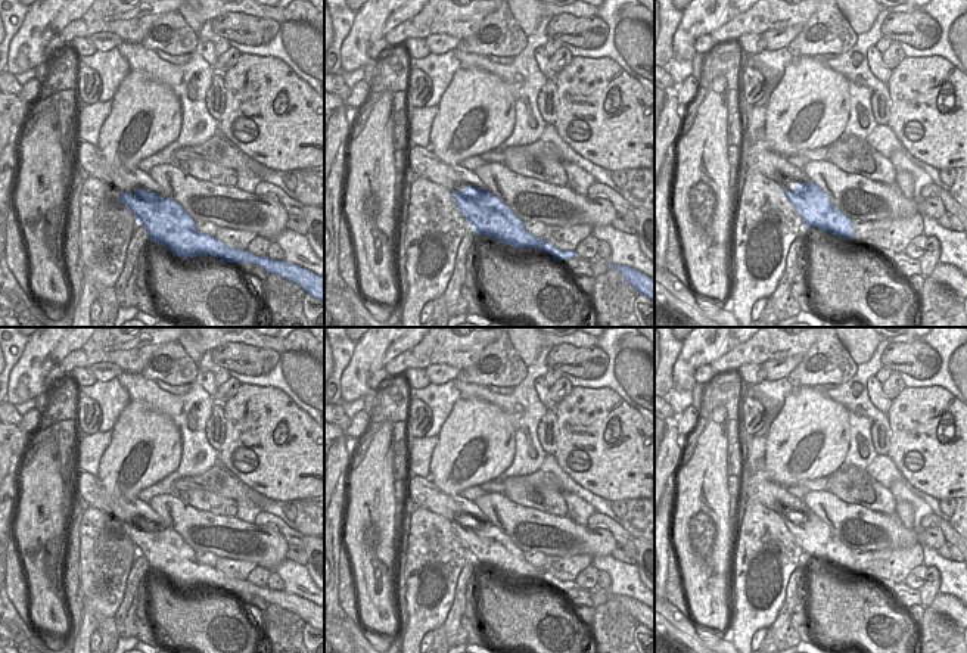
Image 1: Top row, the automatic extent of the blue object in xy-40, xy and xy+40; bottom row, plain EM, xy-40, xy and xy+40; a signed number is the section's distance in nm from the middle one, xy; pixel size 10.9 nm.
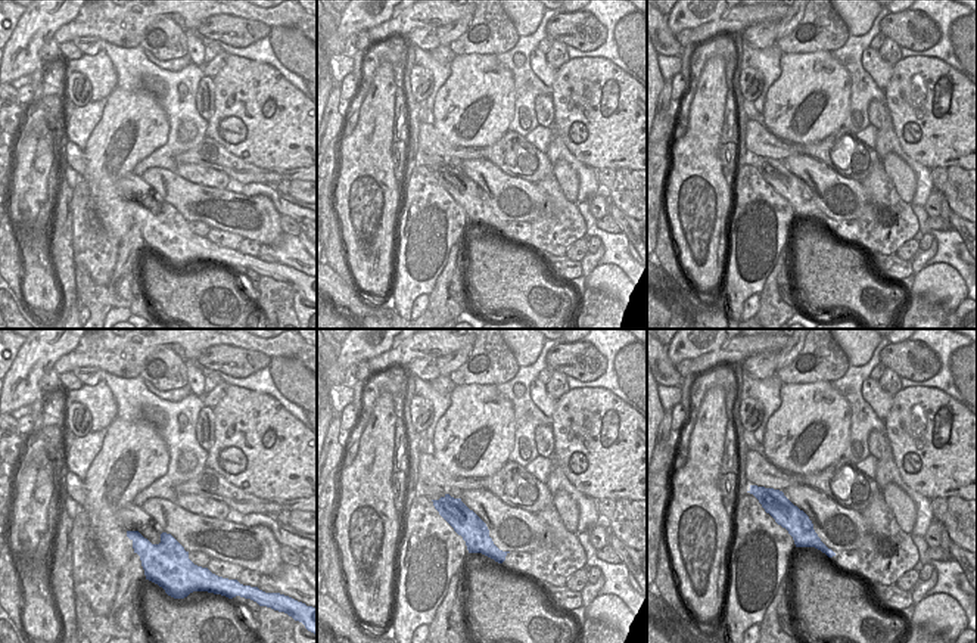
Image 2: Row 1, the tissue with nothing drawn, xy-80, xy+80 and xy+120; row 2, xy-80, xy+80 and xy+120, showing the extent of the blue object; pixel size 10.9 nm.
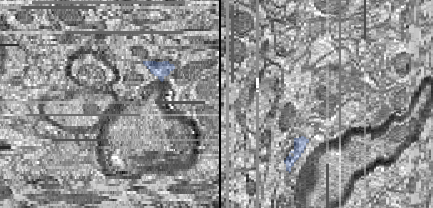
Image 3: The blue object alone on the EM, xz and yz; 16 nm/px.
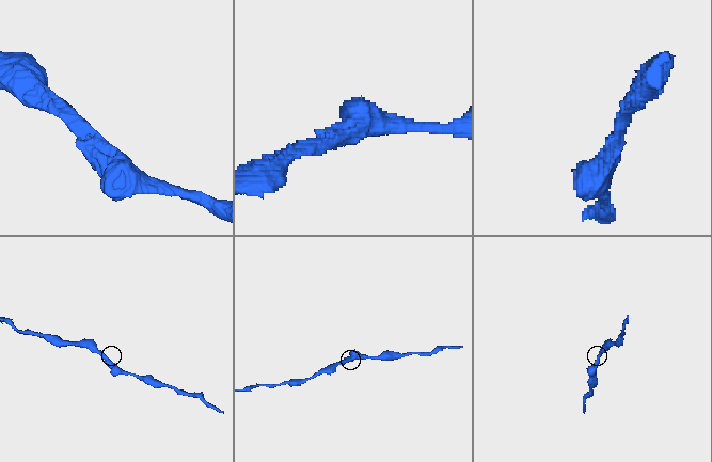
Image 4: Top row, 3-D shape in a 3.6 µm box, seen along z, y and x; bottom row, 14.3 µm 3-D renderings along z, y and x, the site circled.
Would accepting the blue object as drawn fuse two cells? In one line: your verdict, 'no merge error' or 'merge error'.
no merge error

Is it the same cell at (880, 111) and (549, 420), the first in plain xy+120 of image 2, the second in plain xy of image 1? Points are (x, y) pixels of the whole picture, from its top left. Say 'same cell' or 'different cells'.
same cell

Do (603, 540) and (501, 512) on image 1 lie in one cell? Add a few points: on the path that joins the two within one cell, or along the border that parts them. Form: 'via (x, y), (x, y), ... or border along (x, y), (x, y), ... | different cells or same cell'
via (578, 537), (554, 524), (526, 519) | same cell

